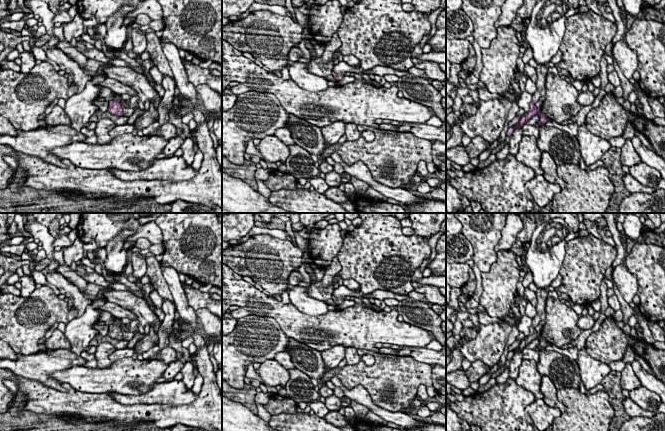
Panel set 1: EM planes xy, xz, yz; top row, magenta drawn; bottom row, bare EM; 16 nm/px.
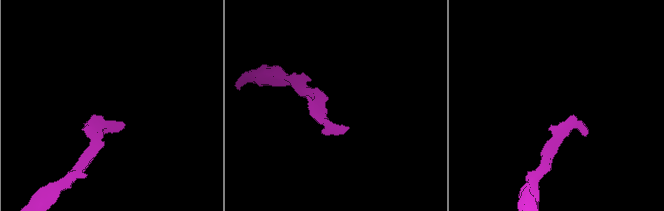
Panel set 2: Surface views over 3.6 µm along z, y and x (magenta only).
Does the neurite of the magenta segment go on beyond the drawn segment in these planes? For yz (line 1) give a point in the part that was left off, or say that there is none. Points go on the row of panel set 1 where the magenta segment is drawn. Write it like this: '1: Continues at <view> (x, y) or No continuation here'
1: Continues at yz (542, 70)

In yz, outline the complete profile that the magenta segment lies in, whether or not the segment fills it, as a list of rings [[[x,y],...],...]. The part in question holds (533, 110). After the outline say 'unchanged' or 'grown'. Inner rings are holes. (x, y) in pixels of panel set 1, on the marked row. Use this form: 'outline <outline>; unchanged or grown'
outline [[[545,63],[544,65],[537,65],[536,72],[537,72],[537,82],[536,82],[536,91],[532,95],[532,102],[530,104],[530,109],[528,112],[525,112],[525,114],[521,117],[519,122],[512,127],[508,128],[507,136],[511,136],[513,134],[513,131],[516,128],[523,127],[524,124],[527,123],[527,121],[534,115],[539,115],[540,122],[543,124],[546,124],[548,118],[539,110],[535,103],[539,101],[539,98],[542,96],[545,96],[545,82],[546,82],[546,75],[548,73],[548,64]]]; grown

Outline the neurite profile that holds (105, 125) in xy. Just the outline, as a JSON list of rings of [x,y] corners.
[[[102,118],[96,122],[95,134],[97,136],[98,144],[108,144],[112,137],[109,132],[116,126],[116,124],[109,118]]]

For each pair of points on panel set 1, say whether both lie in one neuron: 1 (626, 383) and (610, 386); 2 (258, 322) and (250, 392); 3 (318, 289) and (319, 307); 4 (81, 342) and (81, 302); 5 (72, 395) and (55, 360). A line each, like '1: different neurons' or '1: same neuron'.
1: different neurons
2: different neurons
3: different neurons
4: different neurons
5: different neurons

